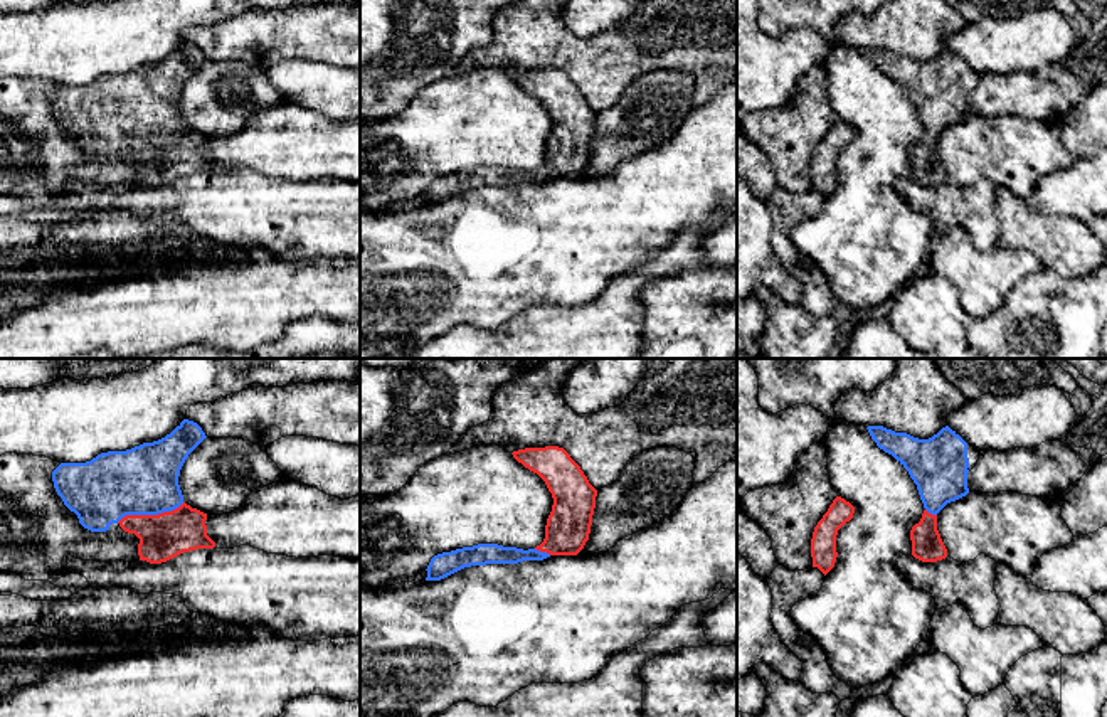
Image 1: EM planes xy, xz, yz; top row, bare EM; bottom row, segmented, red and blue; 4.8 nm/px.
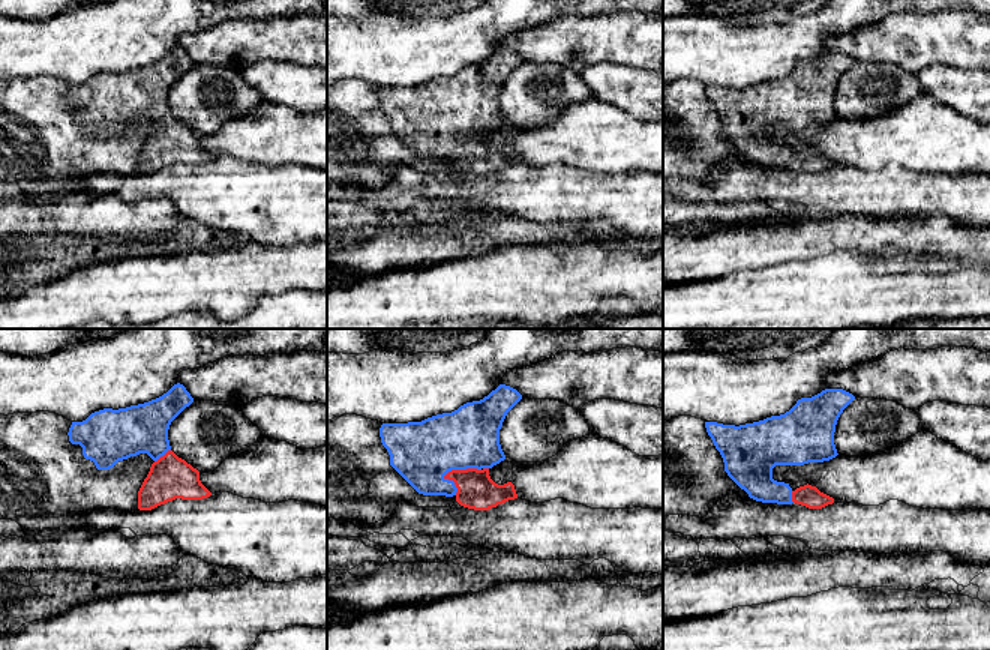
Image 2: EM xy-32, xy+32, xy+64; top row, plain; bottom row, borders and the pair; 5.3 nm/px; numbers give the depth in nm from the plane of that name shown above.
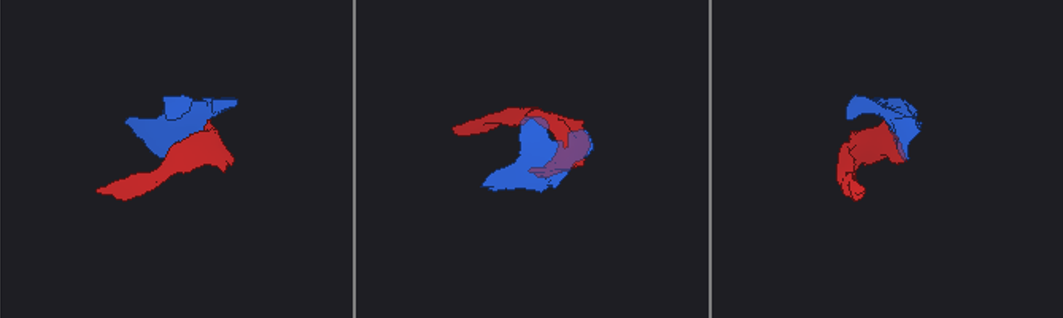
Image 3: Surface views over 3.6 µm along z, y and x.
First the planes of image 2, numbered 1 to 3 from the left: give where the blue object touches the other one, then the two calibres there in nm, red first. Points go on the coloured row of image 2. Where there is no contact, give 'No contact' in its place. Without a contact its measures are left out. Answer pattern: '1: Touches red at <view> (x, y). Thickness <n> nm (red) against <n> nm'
1: Touches red at xy-32 (164, 455). Thickness 240 nm (red) against 260 nm
2: Touches red at xy+32 (461, 470). Thickness 200 nm (red) against 340 nm
3: Touches red at xy+64 (792, 497). Thickness 120 nm (red) against 200 nm

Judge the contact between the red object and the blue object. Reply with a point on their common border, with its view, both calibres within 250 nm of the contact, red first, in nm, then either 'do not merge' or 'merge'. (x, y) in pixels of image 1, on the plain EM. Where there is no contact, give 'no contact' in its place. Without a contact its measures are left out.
meets red in xy at (150, 138); 220 nm thick on the red side, 320 nm on the other; merge

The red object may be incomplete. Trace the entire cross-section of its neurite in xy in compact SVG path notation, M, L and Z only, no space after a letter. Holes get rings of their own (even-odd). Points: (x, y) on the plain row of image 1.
M183 42L158 64L101 76L86 86L61 86L52 94L54 111L84 151L106 155L118 146L124 155L135 157L140 162L140 183L162 187L183 175L214 172L215 165L207 158L207 136L187 128L178 108L185 82L205 61L197 45Z

